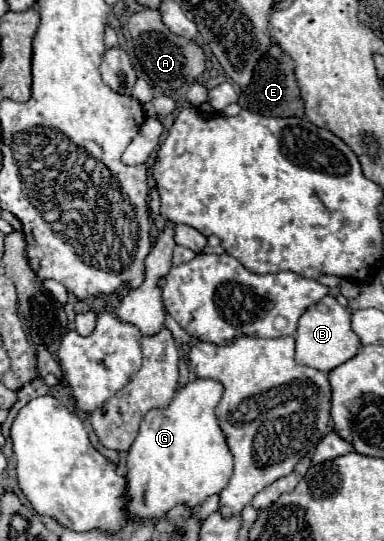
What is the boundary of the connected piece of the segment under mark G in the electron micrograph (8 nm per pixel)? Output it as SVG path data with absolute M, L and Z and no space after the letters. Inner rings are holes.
M195 379L187 383L183 389L179 389L165 409L153 409L145 415L139 435L135 443L131 445L127 453L127 505L125 505L125 517L135 523L143 523L149 519L161 521L165 515L185 503L185 507L199 507L205 499L211 495L221 493L233 473L233 455L227 447L225 435L217 423L215 407L223 395L223 385L213 379Z

